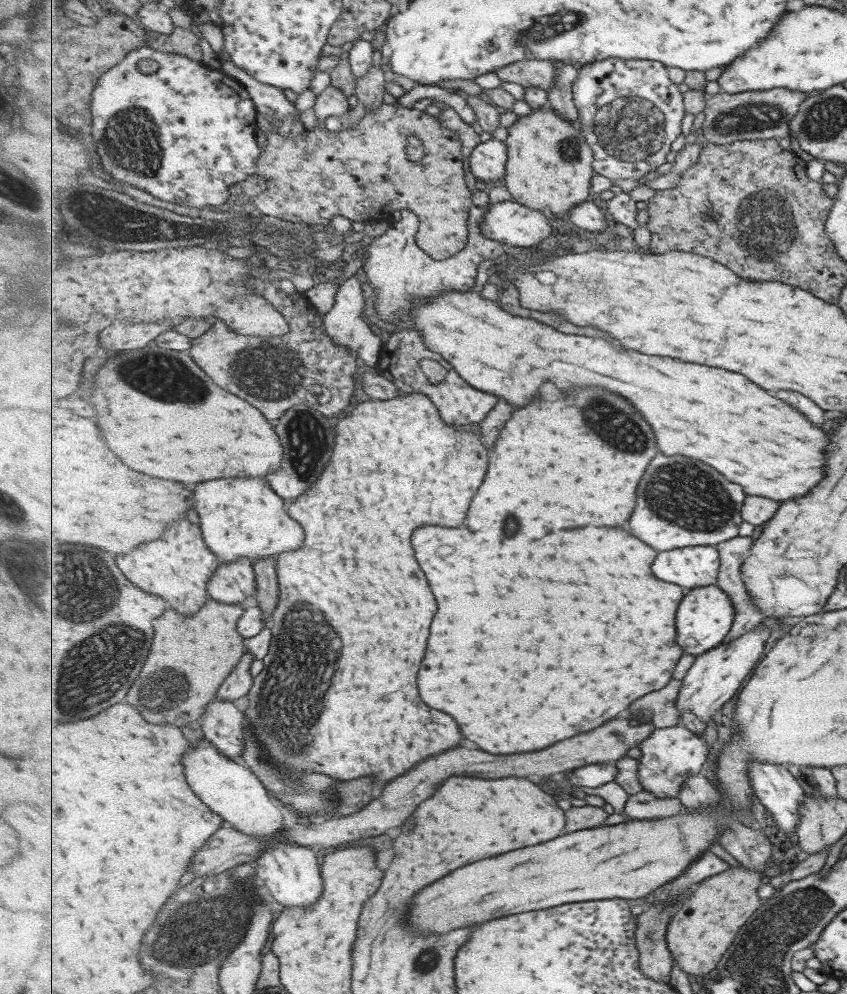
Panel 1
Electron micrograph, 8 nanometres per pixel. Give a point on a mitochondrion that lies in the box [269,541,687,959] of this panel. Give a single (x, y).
(652, 932)

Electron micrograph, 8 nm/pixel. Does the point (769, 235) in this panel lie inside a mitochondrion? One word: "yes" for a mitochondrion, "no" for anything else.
yes

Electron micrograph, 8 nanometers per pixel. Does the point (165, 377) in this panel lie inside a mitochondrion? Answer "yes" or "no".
yes

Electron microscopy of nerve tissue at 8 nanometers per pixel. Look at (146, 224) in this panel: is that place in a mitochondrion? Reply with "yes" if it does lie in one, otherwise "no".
yes

